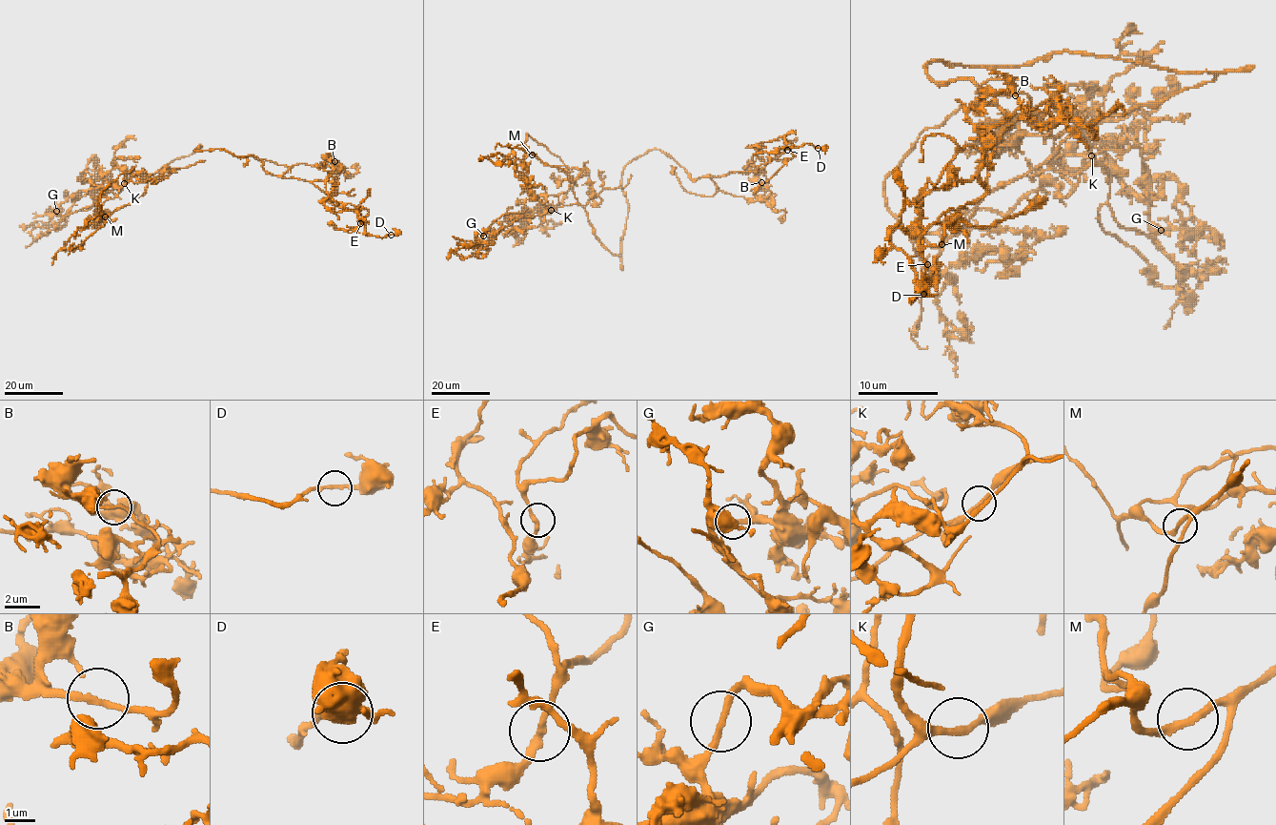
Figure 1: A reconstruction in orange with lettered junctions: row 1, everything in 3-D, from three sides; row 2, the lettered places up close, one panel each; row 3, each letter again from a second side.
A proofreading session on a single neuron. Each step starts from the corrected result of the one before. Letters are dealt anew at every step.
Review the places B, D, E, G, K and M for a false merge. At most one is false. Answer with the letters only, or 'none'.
none

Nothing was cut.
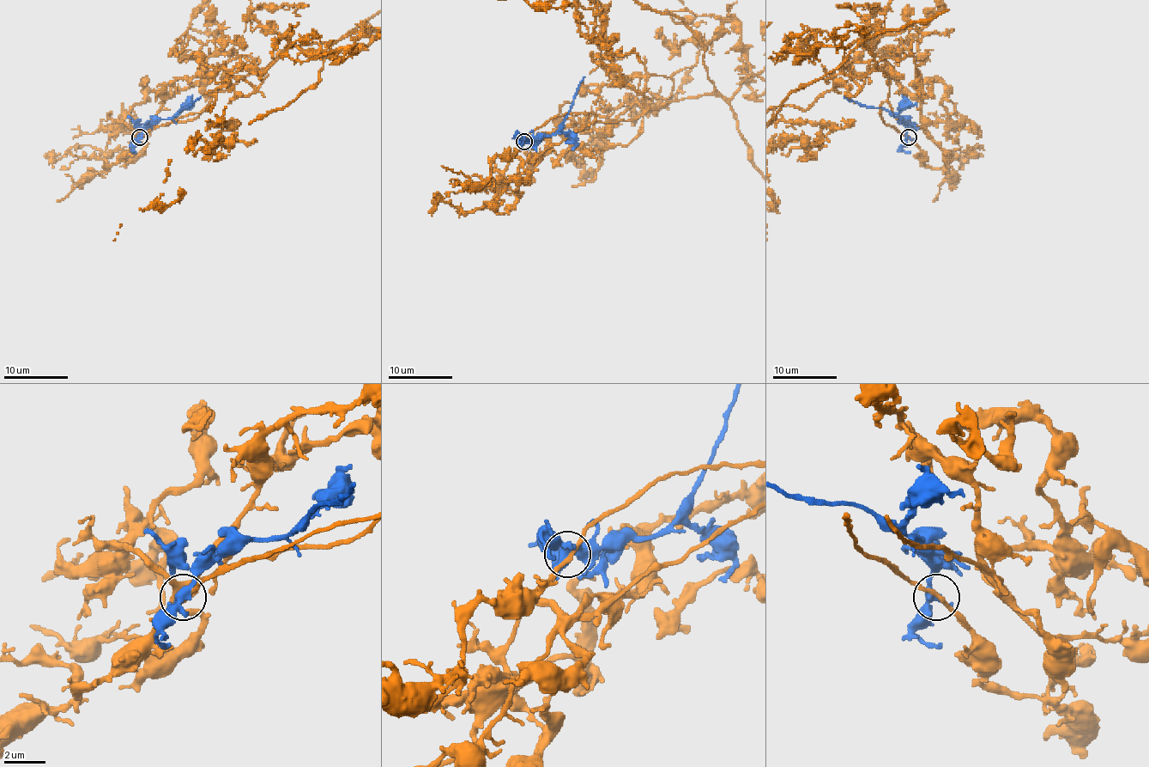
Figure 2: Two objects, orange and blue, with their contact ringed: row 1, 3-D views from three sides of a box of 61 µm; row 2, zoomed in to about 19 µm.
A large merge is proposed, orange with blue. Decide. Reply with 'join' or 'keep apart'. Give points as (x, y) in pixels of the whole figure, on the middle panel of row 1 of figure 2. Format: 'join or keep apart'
join

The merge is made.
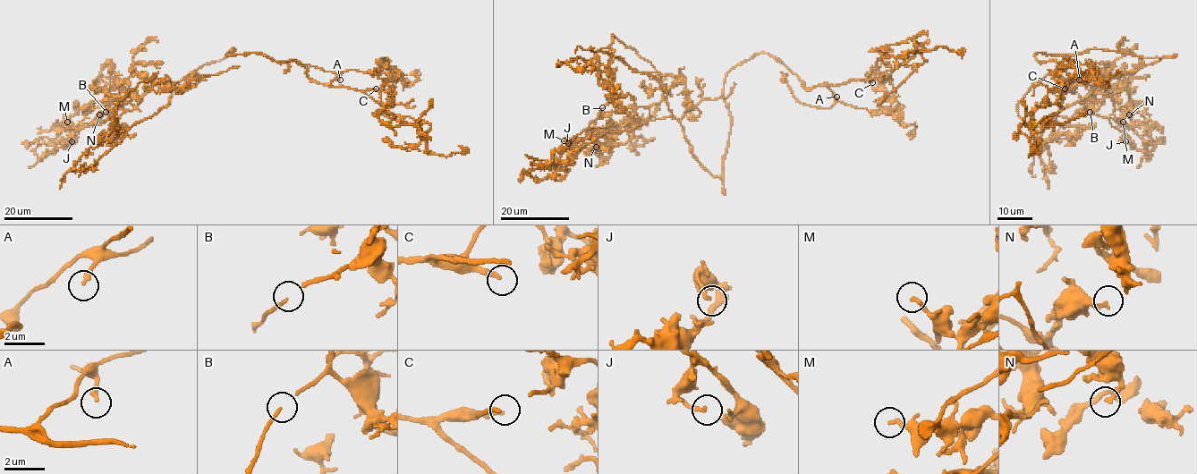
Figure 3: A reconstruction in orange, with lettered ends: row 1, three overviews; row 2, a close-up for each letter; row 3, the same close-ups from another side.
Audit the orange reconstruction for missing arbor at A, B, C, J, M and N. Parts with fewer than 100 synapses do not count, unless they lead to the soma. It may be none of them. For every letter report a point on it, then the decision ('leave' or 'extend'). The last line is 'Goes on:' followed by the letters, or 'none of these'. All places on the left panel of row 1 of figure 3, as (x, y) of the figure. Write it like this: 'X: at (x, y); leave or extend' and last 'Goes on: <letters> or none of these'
A: at (340, 80); extend
B: at (106, 112); leave
C: at (376, 88); extend
J: at (72, 141); leave
M: at (67, 122); leave
N: at (99, 114); leave
Goes on: A, C

